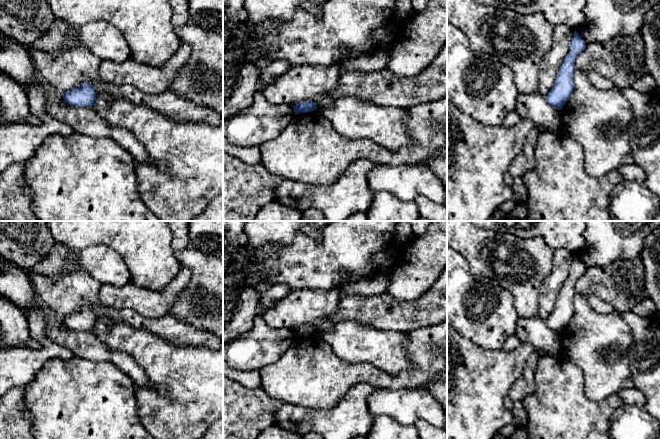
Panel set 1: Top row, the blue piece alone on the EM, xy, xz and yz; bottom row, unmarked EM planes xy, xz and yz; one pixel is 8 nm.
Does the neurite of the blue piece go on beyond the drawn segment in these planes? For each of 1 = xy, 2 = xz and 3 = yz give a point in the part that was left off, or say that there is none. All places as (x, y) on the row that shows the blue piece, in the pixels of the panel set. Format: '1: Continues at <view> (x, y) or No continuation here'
1: No continuation here
2: No continuation here
3: No continuation here

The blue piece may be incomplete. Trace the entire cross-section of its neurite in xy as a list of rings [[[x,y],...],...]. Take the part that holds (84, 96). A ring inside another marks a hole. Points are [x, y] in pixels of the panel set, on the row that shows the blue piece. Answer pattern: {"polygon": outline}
{"polygon": [[[86,83],[78,88],[62,93],[63,99],[70,105],[76,107],[91,107],[95,103],[95,88]]]}

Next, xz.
{"polygon": [[[313,101],[300,102],[292,106],[295,114],[311,112],[317,109],[317,103]]]}

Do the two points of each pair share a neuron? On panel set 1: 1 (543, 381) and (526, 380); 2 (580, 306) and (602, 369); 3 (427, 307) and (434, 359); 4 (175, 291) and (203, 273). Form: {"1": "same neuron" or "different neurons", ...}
{"1": "different neurons", "2": "same neuron", "3": "different neurons", "4": "different neurons"}

